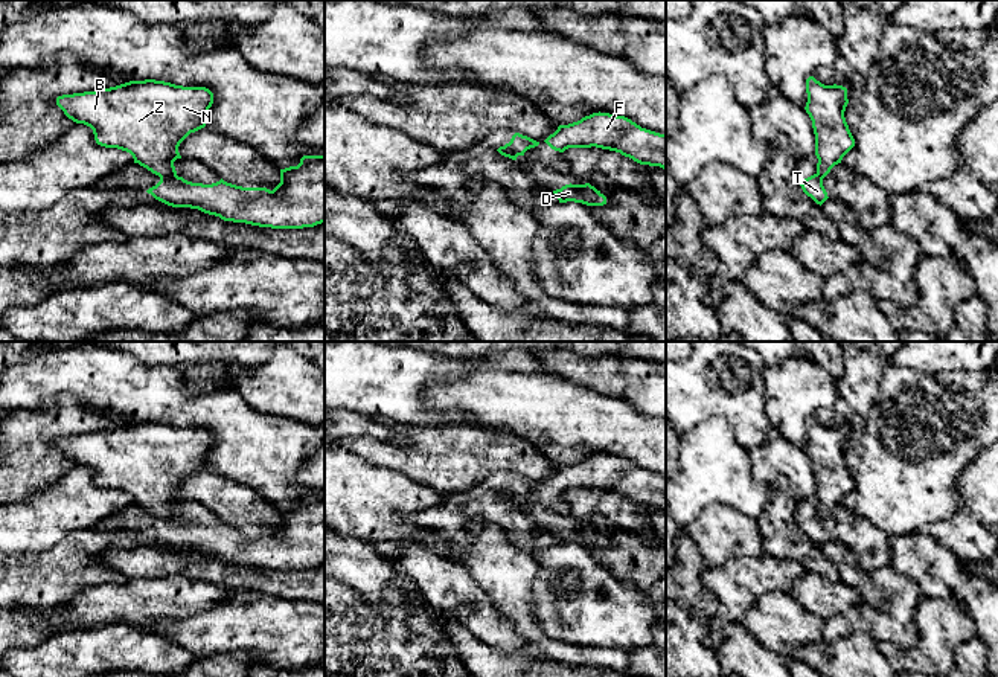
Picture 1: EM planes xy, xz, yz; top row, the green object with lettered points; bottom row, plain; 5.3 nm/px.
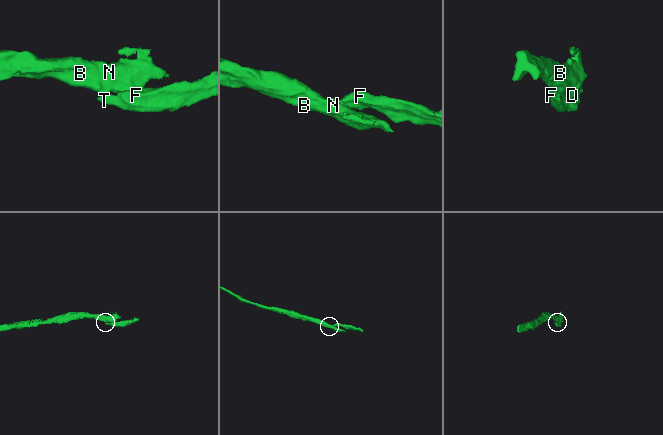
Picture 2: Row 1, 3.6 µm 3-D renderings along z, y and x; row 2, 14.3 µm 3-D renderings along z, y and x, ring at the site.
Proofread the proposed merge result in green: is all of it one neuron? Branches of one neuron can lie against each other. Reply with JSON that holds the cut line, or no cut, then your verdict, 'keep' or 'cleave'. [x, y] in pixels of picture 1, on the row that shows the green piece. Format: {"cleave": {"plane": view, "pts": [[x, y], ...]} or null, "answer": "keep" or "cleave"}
{"cleave": {"plane": "xy", "pts": [[175, 174], [160, 179]]}, "answer": "cleave"}

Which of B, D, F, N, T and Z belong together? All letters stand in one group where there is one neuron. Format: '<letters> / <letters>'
B D N Z / F T

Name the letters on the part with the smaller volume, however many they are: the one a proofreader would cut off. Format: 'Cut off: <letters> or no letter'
Cut off: F, T

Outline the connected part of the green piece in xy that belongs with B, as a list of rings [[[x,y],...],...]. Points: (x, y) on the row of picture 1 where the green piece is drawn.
[[[155,79],[56,98],[56,105],[69,119],[93,130],[98,145],[130,152],[134,163],[160,178],[177,175],[174,162],[181,159],[178,146],[190,133],[206,127],[212,104],[213,93],[206,87],[183,87]]]

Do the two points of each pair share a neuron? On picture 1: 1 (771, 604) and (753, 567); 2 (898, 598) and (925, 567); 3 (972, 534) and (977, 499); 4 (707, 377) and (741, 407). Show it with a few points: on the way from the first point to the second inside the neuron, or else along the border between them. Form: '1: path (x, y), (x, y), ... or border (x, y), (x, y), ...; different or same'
1: border (788, 590), (770, 590), (761, 595), (741, 618); different
2: border (890, 564), (898, 572), (907, 575), (924, 595); different
3: border (962, 505), (982, 525); different
4: path (710, 386), (732, 407); same

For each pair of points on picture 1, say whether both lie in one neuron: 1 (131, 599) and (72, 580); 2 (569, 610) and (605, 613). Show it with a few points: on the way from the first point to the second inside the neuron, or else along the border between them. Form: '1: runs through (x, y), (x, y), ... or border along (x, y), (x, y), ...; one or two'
1: border along (125, 578), (118, 583), (92, 584), (60, 604); two
2: runs through (578, 610), (596, 610); one

